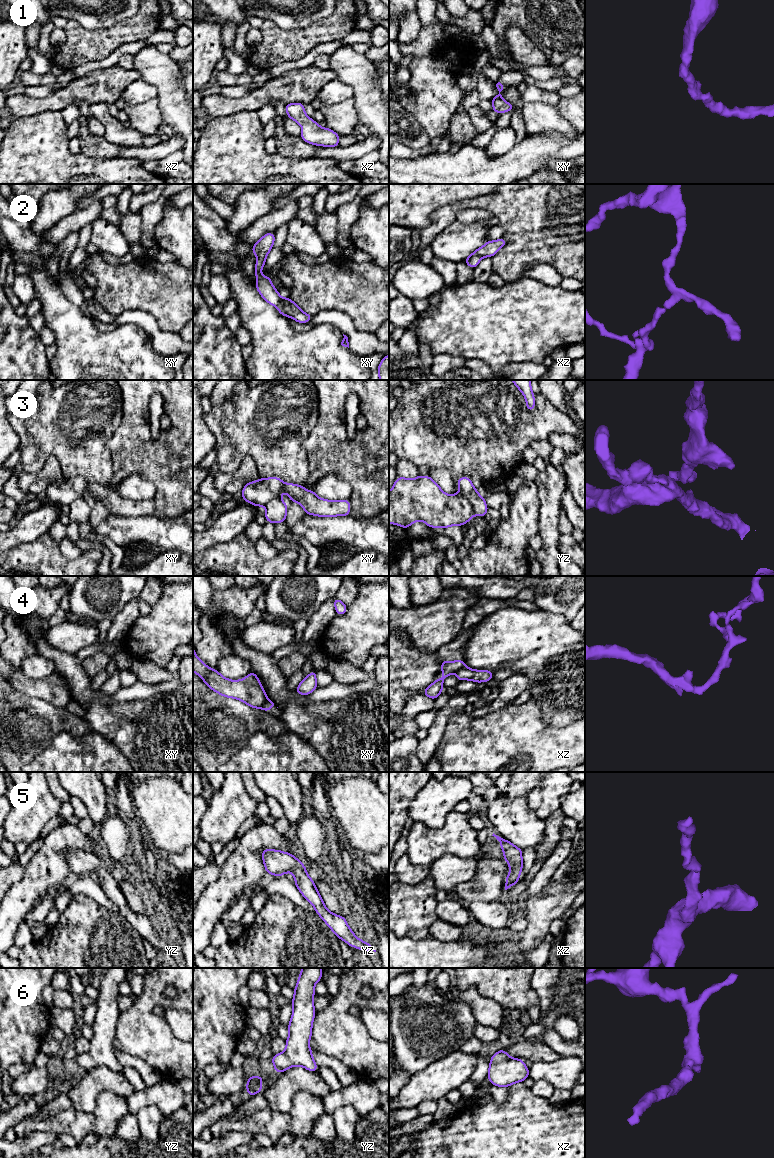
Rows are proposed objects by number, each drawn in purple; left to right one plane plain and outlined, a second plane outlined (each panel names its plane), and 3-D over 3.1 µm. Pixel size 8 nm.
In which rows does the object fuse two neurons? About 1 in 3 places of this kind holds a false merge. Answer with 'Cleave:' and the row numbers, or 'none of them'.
Cleave: 2, 4

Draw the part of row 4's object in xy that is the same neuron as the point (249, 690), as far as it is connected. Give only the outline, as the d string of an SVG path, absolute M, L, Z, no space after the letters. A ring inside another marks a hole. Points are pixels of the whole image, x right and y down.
M194 647L193 671L216 693L238 699L252 708L262 709L268 699L255 672L251 672L244 679L237 681L227 679L216 669L211 669L203 663L197 657Z

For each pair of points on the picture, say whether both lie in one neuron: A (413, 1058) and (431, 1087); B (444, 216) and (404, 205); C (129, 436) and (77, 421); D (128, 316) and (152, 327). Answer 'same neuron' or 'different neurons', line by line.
A: different neurons
B: different neurons
C: different neurons
D: same neuron

